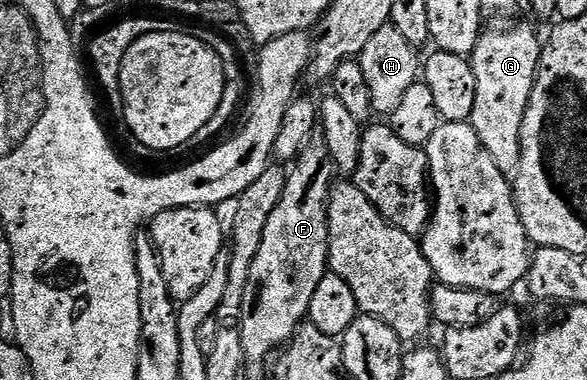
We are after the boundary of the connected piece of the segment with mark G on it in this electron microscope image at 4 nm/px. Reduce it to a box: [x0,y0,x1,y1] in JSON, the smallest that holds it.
[471,23,543,178]

